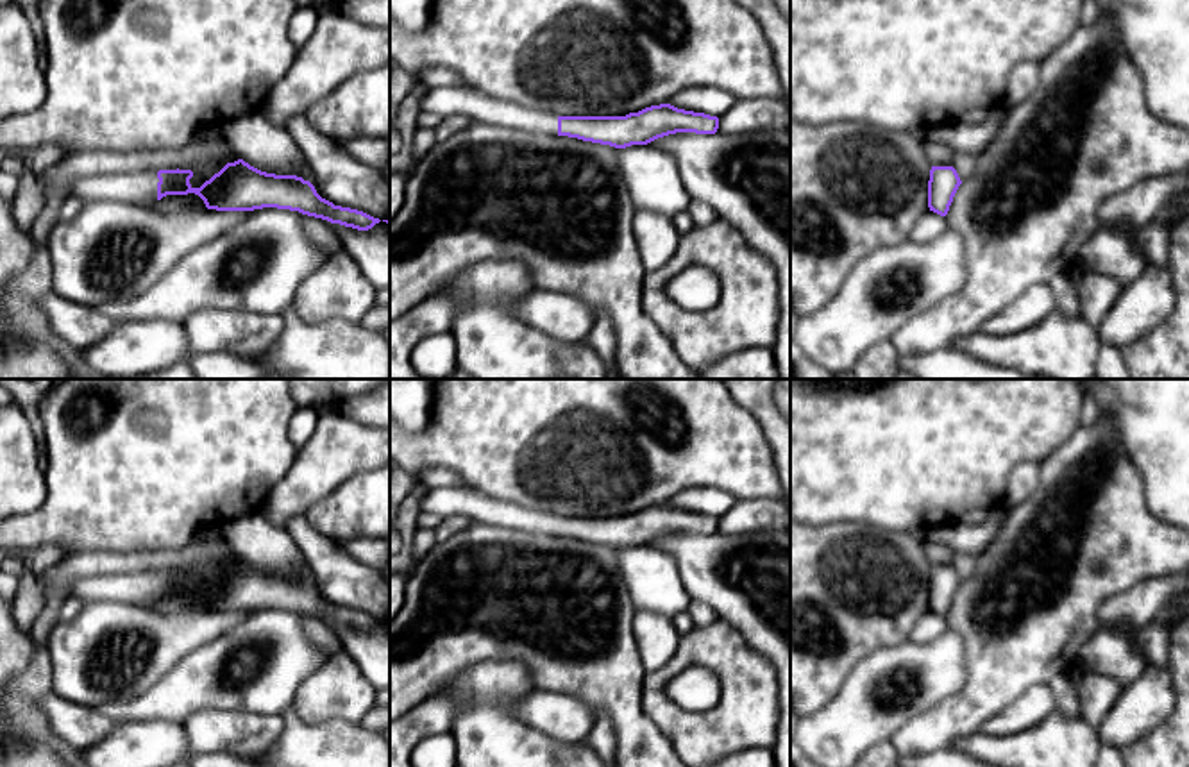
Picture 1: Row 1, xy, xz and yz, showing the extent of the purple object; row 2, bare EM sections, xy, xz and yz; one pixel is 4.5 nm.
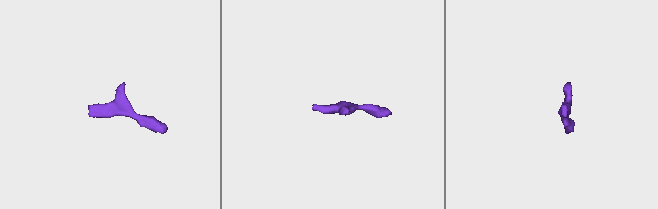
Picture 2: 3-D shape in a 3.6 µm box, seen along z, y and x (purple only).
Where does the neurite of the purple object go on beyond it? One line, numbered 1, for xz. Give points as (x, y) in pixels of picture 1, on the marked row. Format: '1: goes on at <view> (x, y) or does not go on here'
1: goes on at xz (442, 101)

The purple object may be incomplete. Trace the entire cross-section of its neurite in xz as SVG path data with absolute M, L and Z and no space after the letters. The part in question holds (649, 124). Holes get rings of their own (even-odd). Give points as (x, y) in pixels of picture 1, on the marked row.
M429 86L422 111L445 118L465 114L474 122L626 148L647 145L676 132L715 134L719 118L678 109L670 104L645 107L626 116L558 116L493 98L467 86Z

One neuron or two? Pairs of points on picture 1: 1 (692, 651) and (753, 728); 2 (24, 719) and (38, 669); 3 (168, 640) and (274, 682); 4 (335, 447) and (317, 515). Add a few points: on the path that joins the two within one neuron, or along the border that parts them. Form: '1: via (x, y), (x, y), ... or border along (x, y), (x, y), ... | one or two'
1: via (716, 660), (748, 692), (748, 705) | one
2: via (24, 707), (24, 692), (34, 682) | one
3: border along (229, 628), (193, 648), (161, 676) | two
4: border along (356, 472), (319, 497), (303, 514) | two

